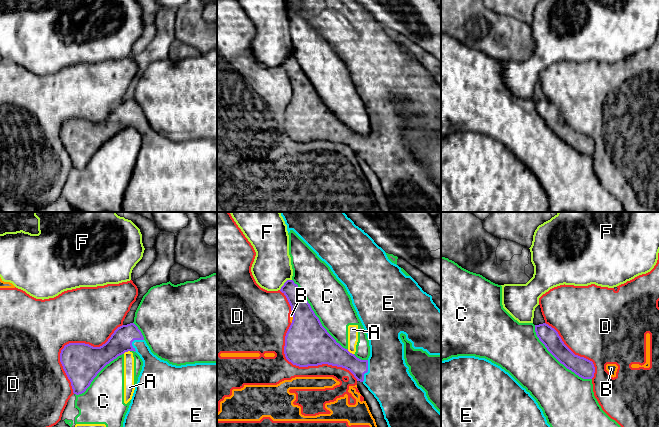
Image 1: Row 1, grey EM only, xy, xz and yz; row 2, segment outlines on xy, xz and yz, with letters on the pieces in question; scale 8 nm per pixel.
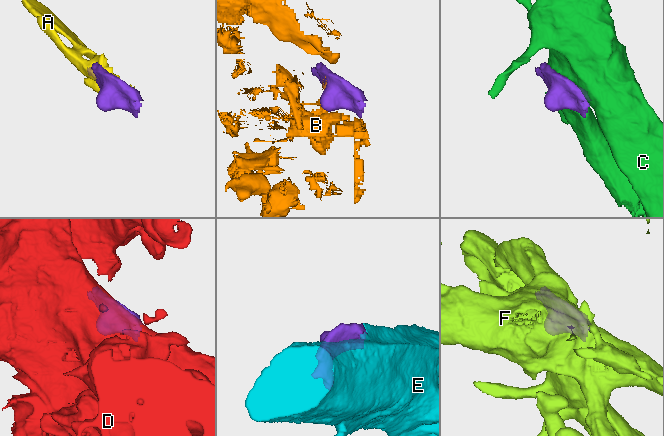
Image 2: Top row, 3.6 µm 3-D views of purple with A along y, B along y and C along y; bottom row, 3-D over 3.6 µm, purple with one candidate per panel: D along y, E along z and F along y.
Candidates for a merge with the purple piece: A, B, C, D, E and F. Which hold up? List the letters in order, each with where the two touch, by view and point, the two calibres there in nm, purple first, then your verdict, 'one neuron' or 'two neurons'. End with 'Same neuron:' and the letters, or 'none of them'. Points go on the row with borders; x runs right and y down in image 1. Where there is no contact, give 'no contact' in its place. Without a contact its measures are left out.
A: meets purple in xz at (349, 352); 280 nm thick on the purple side, 80 nm on the other; two neurons
B: meets purple in xz at (293, 317); 360 nm thick on the purple side, 30 nm on the other; two neurons
C: meets purple in xz at (316, 316); 360 nm thick on the purple side, 320 nm on the other; two neurons
D: meets purple in xy at (70, 343); 300 nm thick on the purple side, 440 nm on the other; two neurons
E: meets purple in xz at (367, 371); 160 nm thick on the purple side, 360 nm on the other; one neuron
F: meets purple in xz at (284, 283); 160 nm thick on the purple side, 300 nm on the other; two neurons
Same neuron: E

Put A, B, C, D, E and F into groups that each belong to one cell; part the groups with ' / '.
A C / B D / E / F

